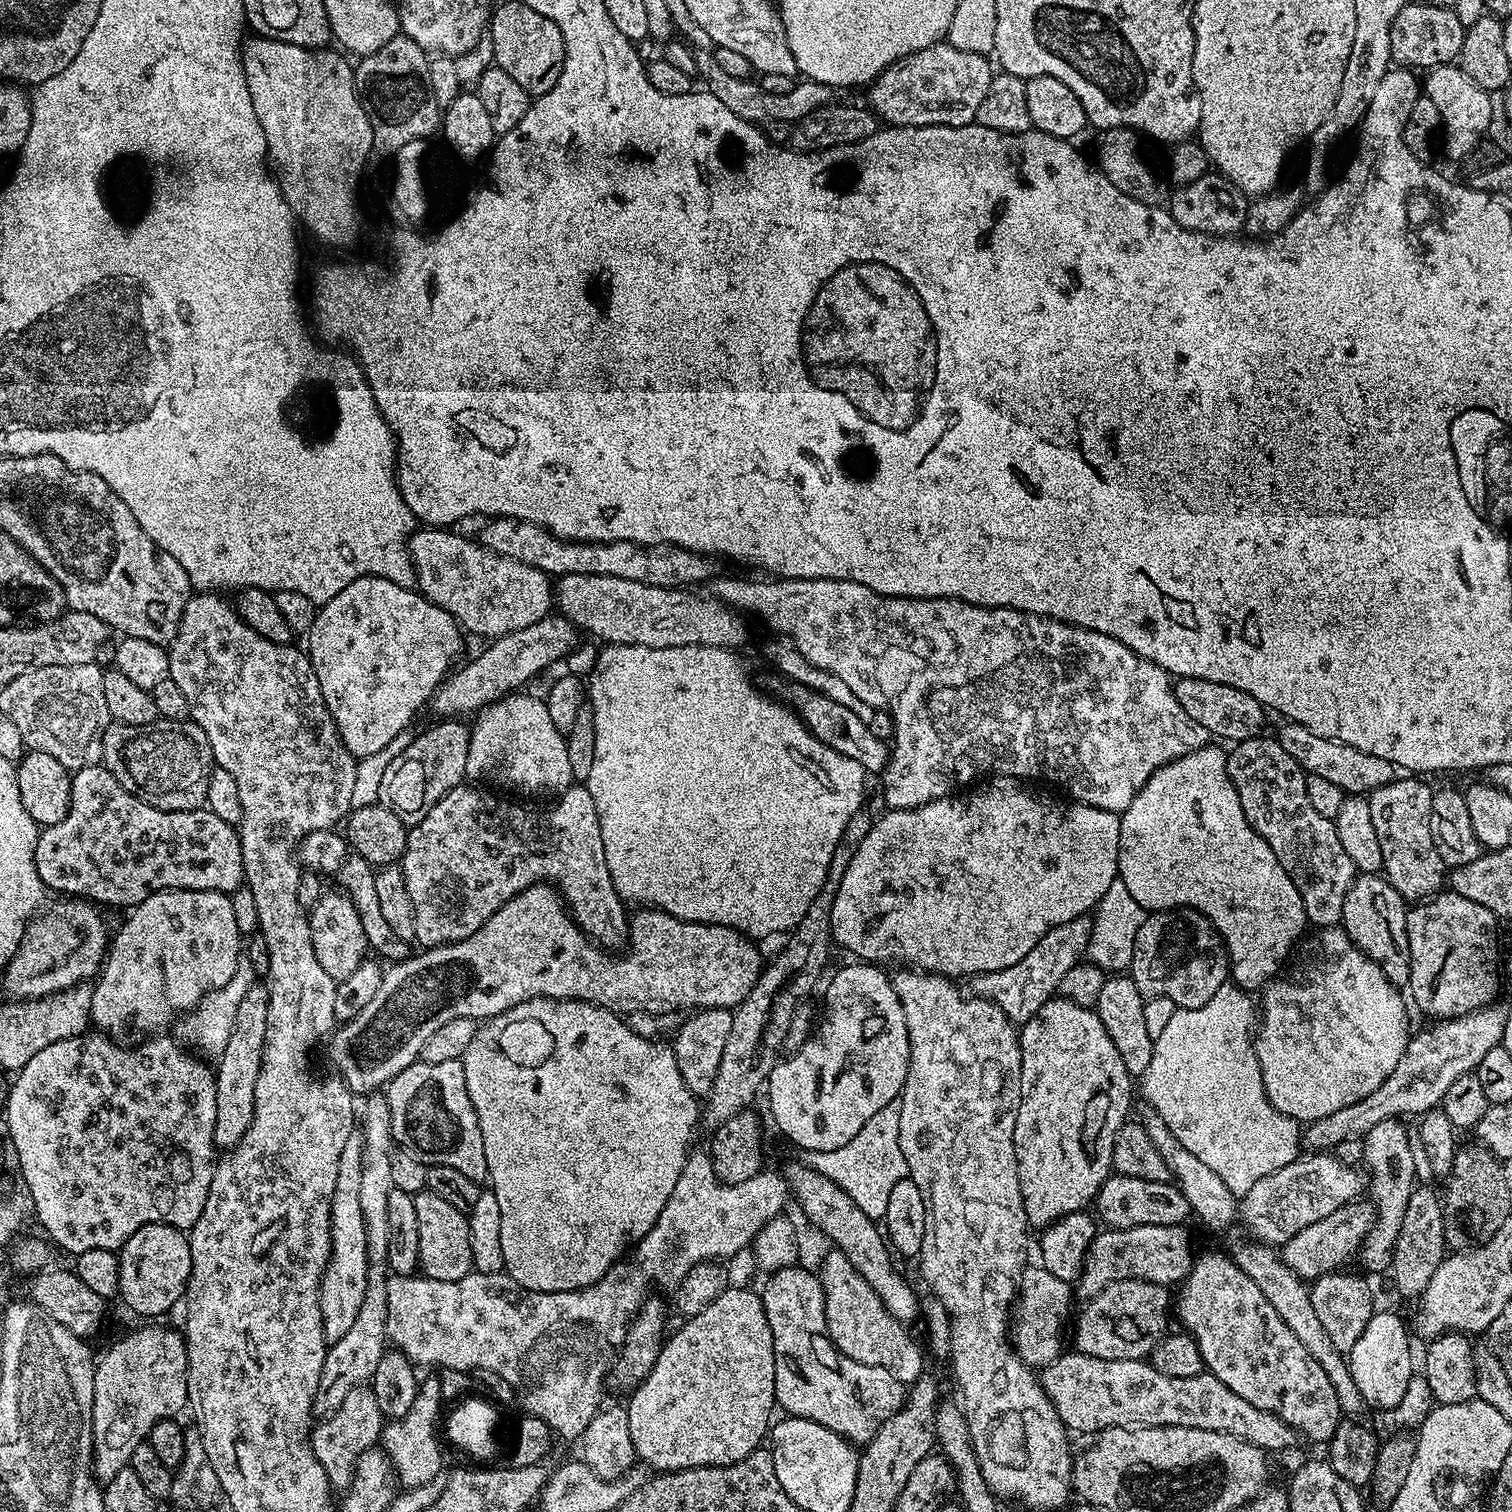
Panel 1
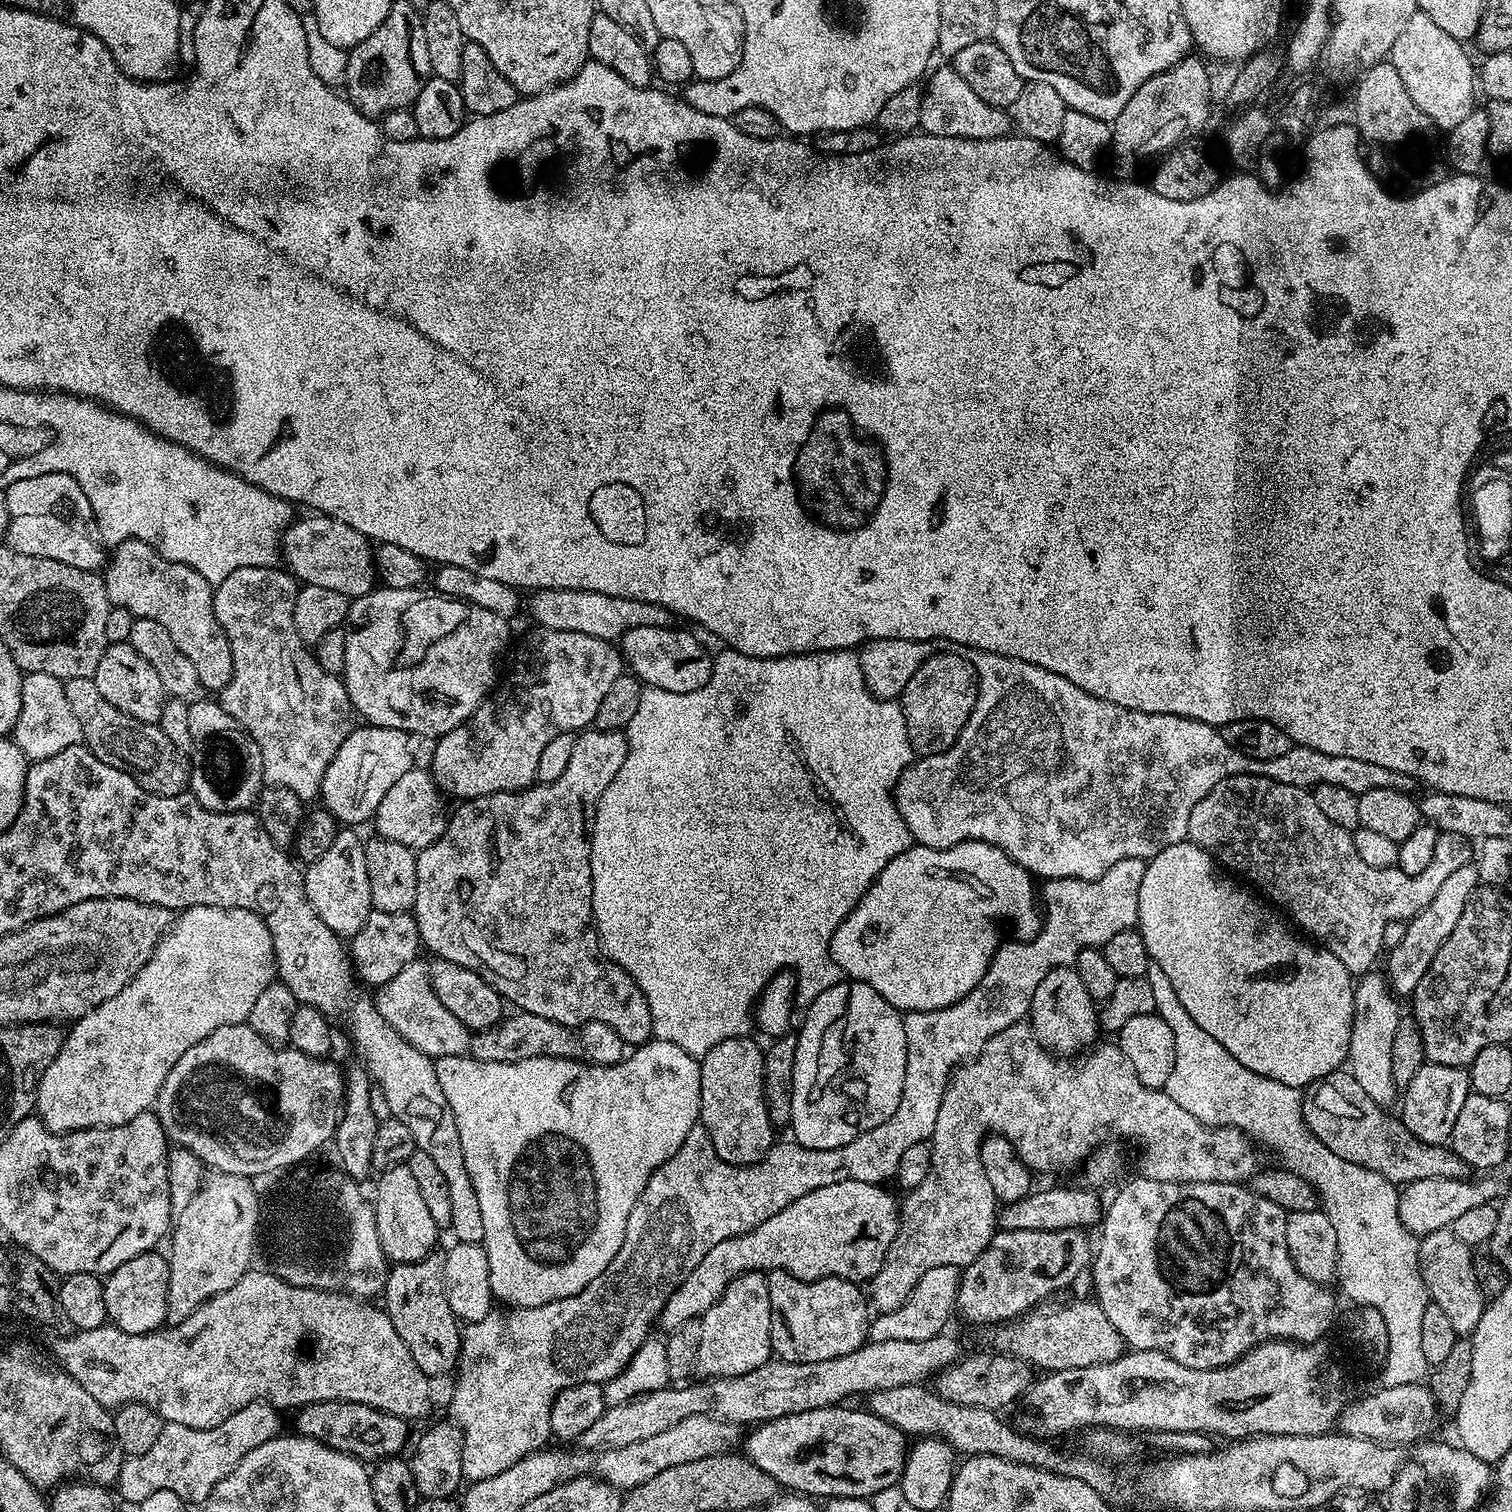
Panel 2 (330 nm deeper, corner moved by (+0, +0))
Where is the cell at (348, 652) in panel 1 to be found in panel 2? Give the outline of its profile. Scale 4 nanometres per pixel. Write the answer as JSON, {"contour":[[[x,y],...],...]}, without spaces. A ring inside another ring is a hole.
{"contour":[[[387,586],[373,587],[371,592],[355,597],[348,606],[348,618],[343,625],[346,634],[346,666],[344,667],[343,681],[348,691],[348,697],[353,709],[365,716],[369,725],[377,728],[393,728],[416,736],[432,736],[439,738],[445,736],[450,730],[454,730],[460,724],[474,714],[476,707],[484,701],[484,697],[492,691],[498,680],[496,663],[500,660],[500,655],[504,652],[504,647],[508,644],[508,624],[509,621],[503,616],[494,614],[494,610],[482,610],[482,606],[474,606],[469,600],[459,600],[442,596],[435,590],[424,592],[423,587],[407,588],[398,590]]]}

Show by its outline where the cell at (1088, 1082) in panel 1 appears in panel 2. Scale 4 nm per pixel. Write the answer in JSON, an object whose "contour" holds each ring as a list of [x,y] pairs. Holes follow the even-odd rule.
{"contour":[[[1075,967],[1050,970],[1050,974],[1038,982],[1032,999],[1030,1027],[1040,1045],[1061,1058],[1075,1057],[1097,1043],[1096,1032],[1101,1031],[1098,1004],[1086,994],[1086,986],[1082,986]]]}

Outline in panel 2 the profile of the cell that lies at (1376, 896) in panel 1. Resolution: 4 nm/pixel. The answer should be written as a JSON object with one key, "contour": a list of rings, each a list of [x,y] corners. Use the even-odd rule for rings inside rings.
{"contour":[[[1376,971],[1363,973],[1354,984],[1354,1018],[1346,1064],[1358,1086],[1362,1086],[1362,1090],[1366,1090],[1366,1094],[1370,1094],[1376,1104],[1392,1106],[1398,1100],[1398,1089],[1392,1081],[1392,1051],[1394,1030],[1398,1030],[1402,1019],[1401,1001],[1390,991],[1385,973]]]}

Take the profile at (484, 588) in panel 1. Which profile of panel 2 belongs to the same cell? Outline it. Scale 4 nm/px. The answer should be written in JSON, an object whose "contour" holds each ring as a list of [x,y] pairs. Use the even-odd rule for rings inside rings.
{"contour":[[[304,515],[308,516],[301,520],[300,517],[293,519],[282,533],[282,560],[287,571],[297,581],[338,590],[338,594],[349,598],[371,592],[378,573],[374,563],[374,548],[368,537],[333,516]]]}

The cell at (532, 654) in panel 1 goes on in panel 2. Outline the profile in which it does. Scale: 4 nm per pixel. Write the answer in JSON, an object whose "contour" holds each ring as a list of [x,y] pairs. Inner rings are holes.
{"contour":[[[353,727],[346,742],[338,746],[330,766],[326,766],[320,787],[319,799],[323,807],[344,826],[360,826],[356,824],[371,821],[386,790],[390,790],[390,786],[414,766],[412,748],[408,745],[409,733],[393,728],[363,727]]]}

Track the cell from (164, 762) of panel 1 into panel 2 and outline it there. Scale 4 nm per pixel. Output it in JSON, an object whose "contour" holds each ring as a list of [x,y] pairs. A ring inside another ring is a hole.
{"contour":[[[91,676],[65,680],[64,689],[70,710],[74,710],[78,726],[82,726],[83,743],[99,760],[106,762],[106,766],[114,766],[114,770],[130,774],[142,790],[159,796],[178,796],[189,791],[192,783],[189,757],[180,752],[166,734],[162,734],[159,724],[138,722],[138,718],[122,714],[118,706],[110,706],[110,702],[98,694],[98,686]]]}

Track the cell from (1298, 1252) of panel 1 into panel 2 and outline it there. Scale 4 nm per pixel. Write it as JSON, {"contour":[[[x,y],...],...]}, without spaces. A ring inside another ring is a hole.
{"contour":[[[1422,1178],[1413,1184],[1403,1185],[1398,1202],[1398,1214],[1402,1218],[1402,1226],[1406,1226],[1408,1232],[1413,1232],[1417,1238],[1423,1238],[1443,1228],[1451,1228],[1454,1221],[1468,1210],[1493,1203],[1501,1192],[1502,1187],[1500,1188],[1496,1180]]]}

